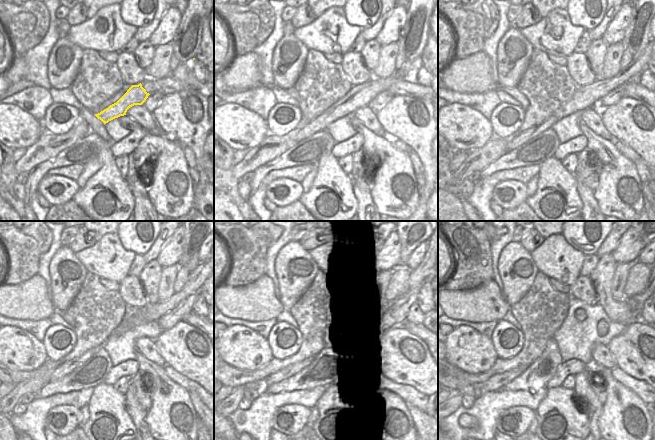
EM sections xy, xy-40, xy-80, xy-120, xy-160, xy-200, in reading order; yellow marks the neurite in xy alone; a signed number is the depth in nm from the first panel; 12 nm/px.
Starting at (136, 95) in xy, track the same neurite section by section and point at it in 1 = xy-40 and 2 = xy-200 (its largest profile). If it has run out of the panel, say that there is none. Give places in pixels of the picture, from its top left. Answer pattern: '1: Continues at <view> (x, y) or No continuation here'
1: Continues at xy-40 (359, 96)
2: Continues at xy-200 (496, 382).

